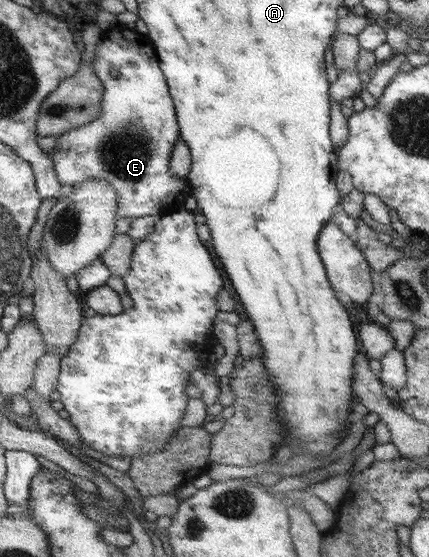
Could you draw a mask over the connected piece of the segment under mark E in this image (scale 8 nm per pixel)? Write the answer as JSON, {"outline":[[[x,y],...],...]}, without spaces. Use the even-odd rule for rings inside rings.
{"outline":[[[116,25],[104,32],[103,39],[95,48],[91,65],[104,85],[101,98],[102,112],[91,123],[57,136],[55,154],[47,154],[54,165],[57,181],[71,188],[83,181],[93,181],[93,178],[105,181],[117,196],[117,217],[121,218],[129,217],[133,220],[145,215],[161,217],[175,213],[177,209],[183,209],[185,197],[191,195],[189,183],[183,179],[173,178],[168,168],[171,148],[180,130],[168,84],[164,80],[159,58],[153,51],[150,41],[133,28]],[[111,69],[117,71],[116,77],[109,74]]]}

